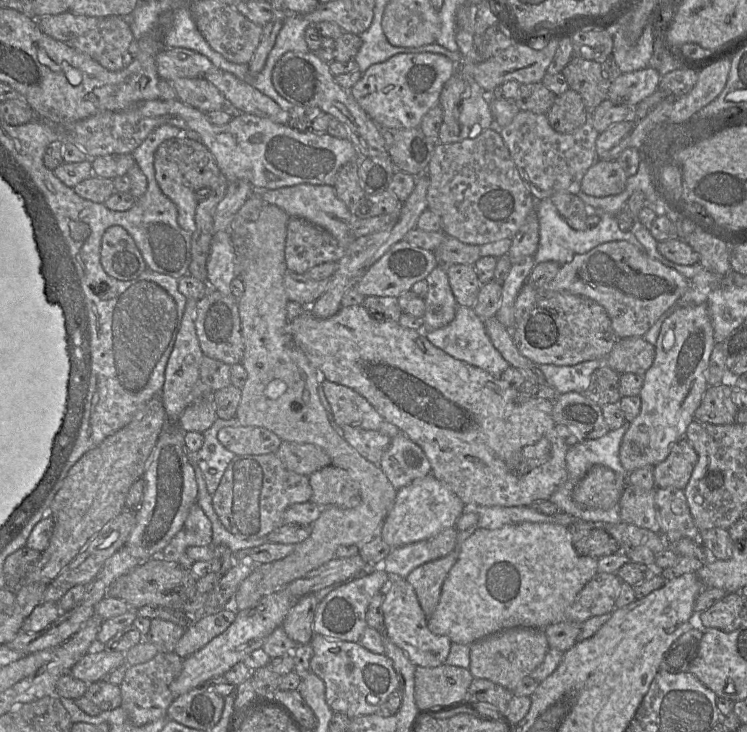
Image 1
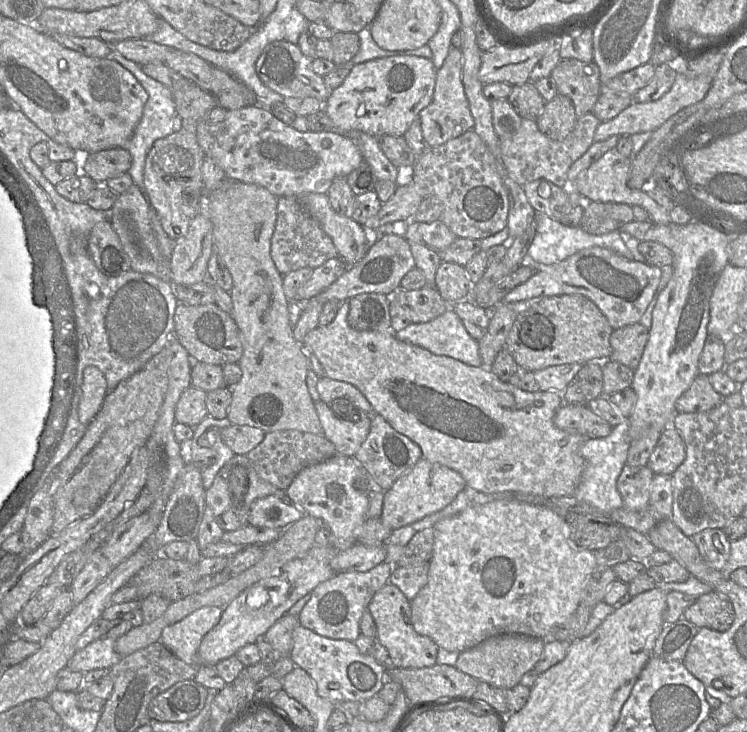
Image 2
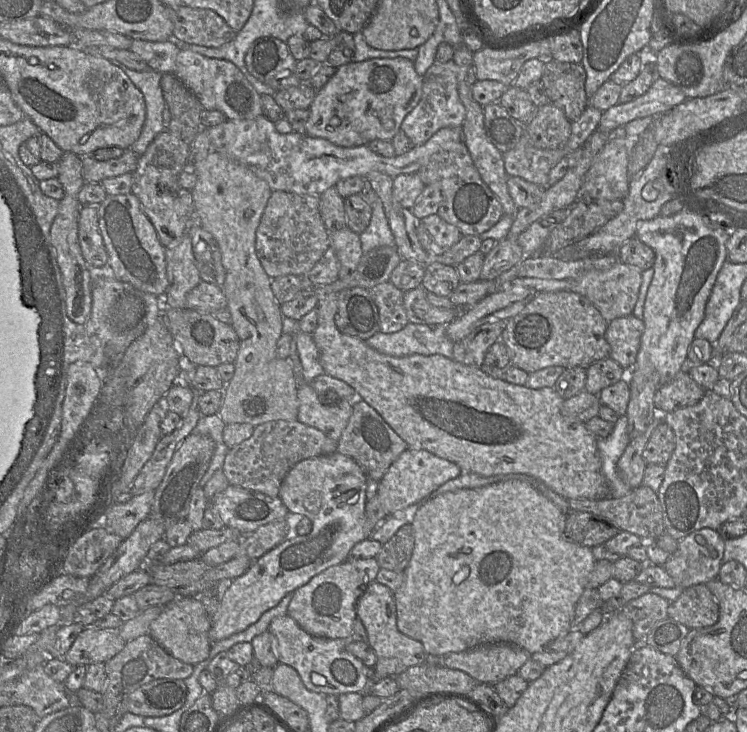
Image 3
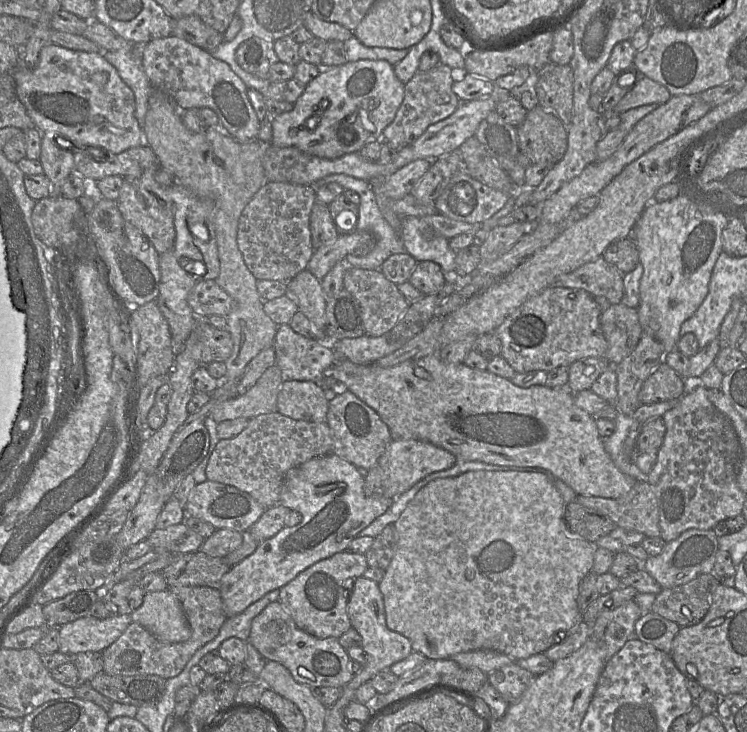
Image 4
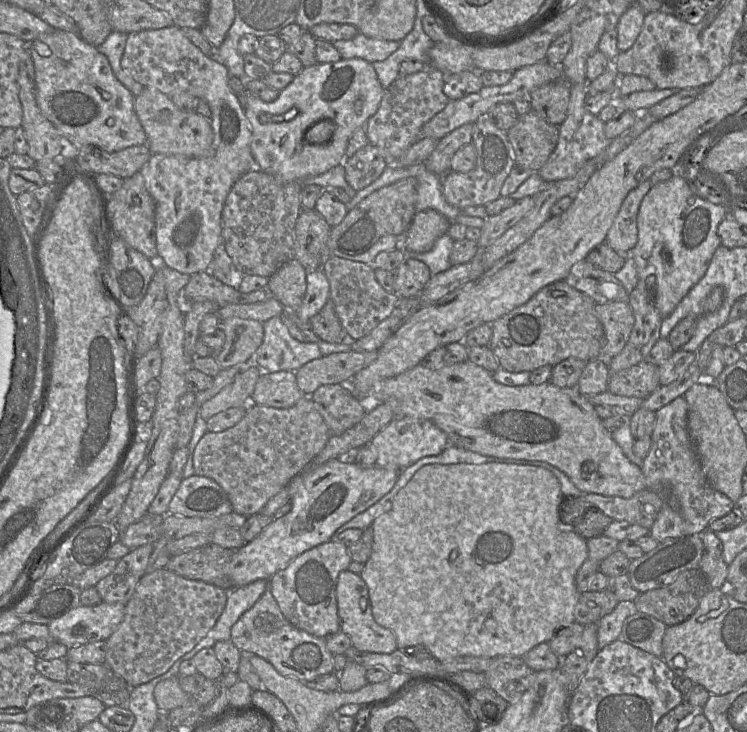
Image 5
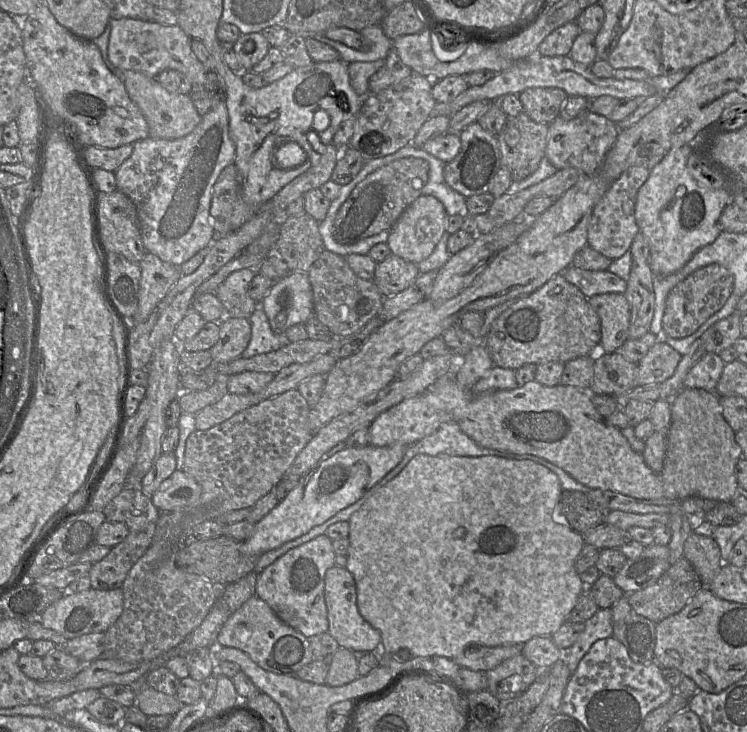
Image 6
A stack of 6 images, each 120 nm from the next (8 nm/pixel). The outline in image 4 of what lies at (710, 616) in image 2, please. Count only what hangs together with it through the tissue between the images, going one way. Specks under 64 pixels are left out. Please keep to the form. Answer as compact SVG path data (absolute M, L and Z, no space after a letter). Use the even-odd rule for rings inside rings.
M705 573L680 586L662 589L656 594L651 612L677 623L680 627L695 625L707 614L711 594L719 583L713 573Z

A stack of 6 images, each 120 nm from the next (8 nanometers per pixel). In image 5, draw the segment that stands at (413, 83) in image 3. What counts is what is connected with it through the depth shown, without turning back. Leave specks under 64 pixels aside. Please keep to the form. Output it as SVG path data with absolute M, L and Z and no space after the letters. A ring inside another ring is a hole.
M360 58L317 62L304 67L272 102L265 102L246 89L244 96L238 96L252 129L250 150L255 167L281 182L292 183L323 174L337 166L346 158L351 135L364 128L367 120L377 112L384 90L373 65ZM324 119L328 119L325 122L329 135L323 137L321 132L321 137L315 139L312 133L324 123ZM331 125L335 125L335 129L330 135Z

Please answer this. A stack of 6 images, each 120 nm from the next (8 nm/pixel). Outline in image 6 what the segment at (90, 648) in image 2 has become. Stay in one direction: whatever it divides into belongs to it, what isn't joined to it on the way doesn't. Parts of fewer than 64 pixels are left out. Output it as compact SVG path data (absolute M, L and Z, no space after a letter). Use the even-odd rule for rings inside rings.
M90 588L82 592L69 592L65 594L41 615L41 624L52 629L67 640L89 633L105 633L113 625L123 612L123 591L121 588L110 590L97 590Z

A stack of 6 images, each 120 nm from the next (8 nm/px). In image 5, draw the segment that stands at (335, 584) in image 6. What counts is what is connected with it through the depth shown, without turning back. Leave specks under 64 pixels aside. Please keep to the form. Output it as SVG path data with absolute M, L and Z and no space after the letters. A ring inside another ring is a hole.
M350 570L342 571L336 583L336 600L340 621L340 631L347 634L352 646L362 652L391 654L398 649L393 631L376 623L373 618L369 591L360 575Z

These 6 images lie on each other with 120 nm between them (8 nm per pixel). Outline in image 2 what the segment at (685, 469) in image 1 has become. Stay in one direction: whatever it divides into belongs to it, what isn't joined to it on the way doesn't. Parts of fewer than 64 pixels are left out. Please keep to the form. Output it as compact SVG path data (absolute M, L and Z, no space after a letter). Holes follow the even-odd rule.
M671 424L662 431L647 466L654 474L672 475L685 458L685 443L678 430Z

